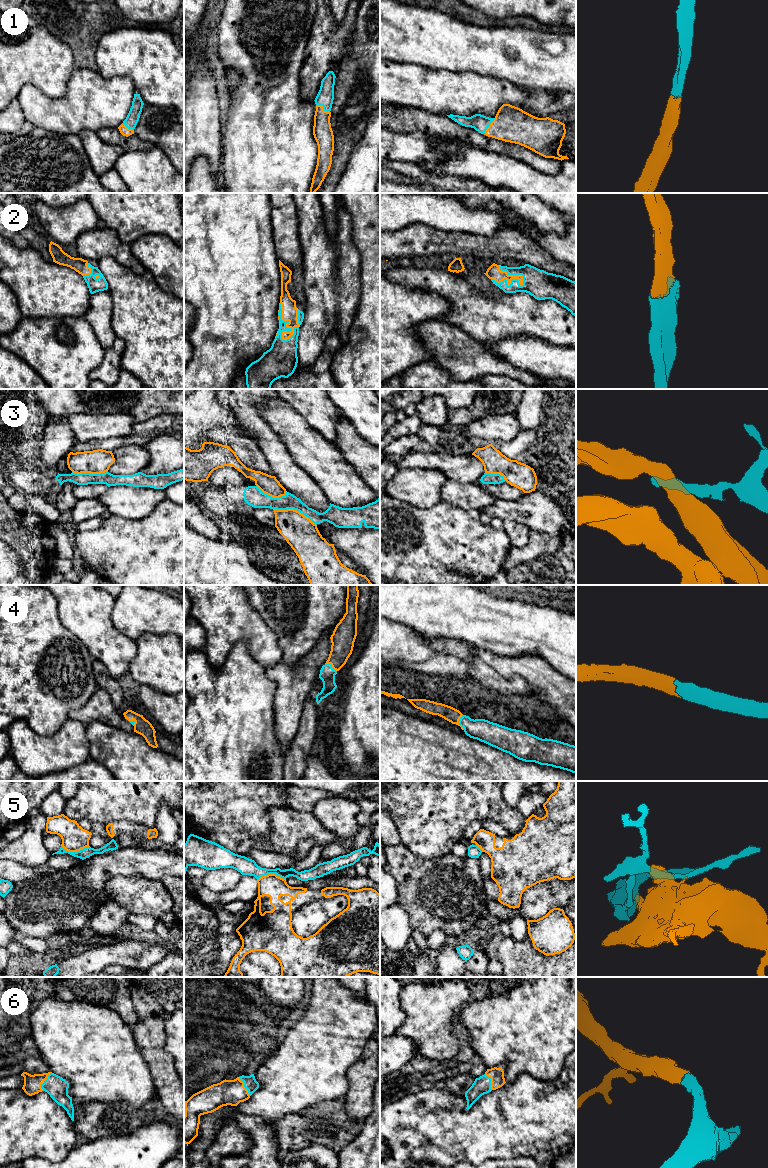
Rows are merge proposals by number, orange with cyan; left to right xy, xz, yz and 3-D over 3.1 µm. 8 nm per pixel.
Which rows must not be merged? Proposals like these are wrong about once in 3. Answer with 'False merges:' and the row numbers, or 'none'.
False merges: 3, 5

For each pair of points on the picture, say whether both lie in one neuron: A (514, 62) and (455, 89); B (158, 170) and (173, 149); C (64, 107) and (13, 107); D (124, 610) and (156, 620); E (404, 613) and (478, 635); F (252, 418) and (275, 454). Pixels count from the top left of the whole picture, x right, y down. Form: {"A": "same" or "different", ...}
{"A": "different", "B": "different", "C": "different", "D": "same", "E": "same", "F": "same"}

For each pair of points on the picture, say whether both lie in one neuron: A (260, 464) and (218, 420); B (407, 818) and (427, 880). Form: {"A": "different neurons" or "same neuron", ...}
{"A": "different neurons", "B": "different neurons"}

